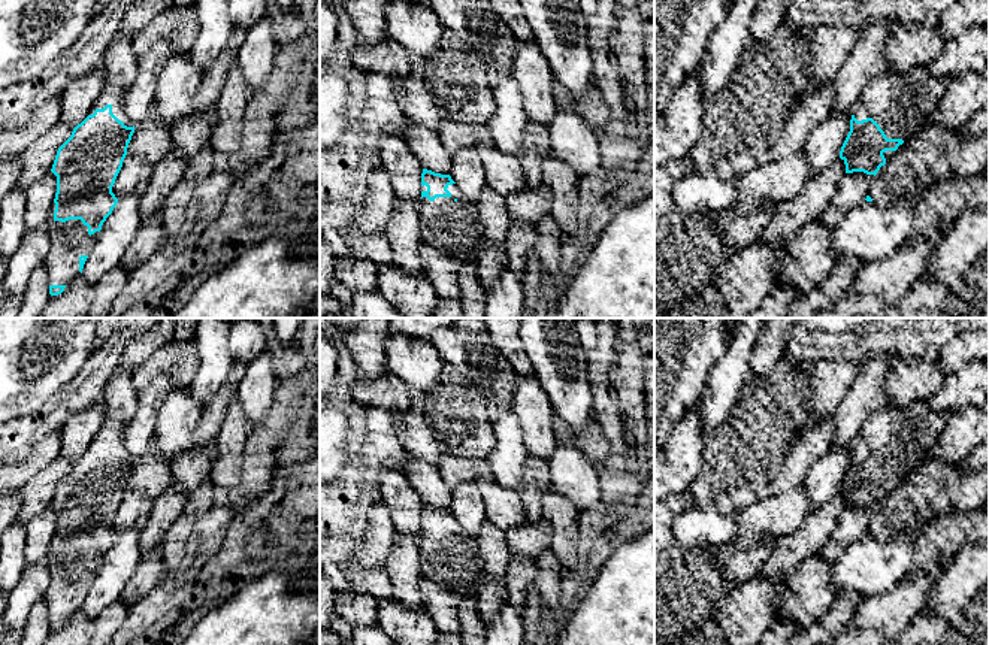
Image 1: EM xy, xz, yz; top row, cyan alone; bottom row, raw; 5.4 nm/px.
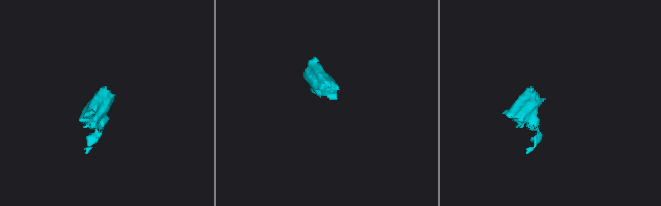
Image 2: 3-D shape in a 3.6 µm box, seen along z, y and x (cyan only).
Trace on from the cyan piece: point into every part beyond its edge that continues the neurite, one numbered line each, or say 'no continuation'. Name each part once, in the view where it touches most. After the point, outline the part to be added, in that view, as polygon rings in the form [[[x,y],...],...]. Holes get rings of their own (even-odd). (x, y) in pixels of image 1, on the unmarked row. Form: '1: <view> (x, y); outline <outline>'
1: yz (901, 438); outline [[[928,400],[911,402],[905,408],[883,406],[862,424],[852,449],[858,455],[872,452],[887,473],[904,475],[896,485],[883,487],[889,496],[932,455],[952,415],[935,411]]]

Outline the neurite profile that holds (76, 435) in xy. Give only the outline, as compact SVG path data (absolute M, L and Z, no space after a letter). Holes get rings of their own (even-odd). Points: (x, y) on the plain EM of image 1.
M102 400L75 414L61 430L60 455L72 463L81 458L105 421L106 412Z

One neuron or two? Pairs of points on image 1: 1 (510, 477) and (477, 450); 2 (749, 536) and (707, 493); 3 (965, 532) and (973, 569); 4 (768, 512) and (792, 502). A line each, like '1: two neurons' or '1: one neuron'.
1: two neurons
2: two neurons
3: two neurons
4: one neuron

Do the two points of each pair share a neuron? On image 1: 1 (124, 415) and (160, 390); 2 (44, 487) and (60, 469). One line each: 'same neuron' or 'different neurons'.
1: different neurons
2: same neuron

